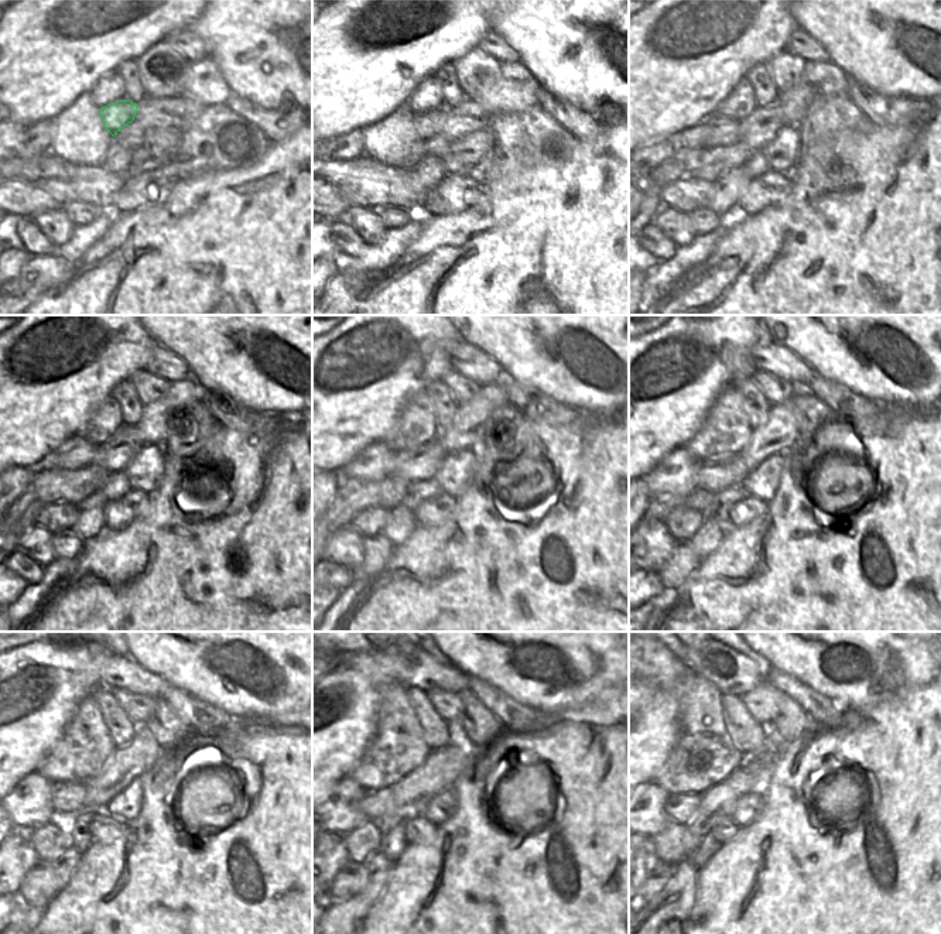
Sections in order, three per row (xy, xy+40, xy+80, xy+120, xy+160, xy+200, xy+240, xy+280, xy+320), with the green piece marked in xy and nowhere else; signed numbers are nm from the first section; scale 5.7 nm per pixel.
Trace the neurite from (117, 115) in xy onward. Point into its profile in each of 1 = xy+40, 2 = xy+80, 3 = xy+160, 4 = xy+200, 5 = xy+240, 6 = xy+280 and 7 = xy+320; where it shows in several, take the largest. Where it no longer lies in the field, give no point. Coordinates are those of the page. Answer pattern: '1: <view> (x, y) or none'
1: xy+40 (427, 125)
2: xy+80 (724, 132)
3: xy+160 (375, 462)
4: xy+200 (674, 475)
5: xy+240 (28, 806)
6: xy+280 (341, 813)
7: xy+320 (657, 820)

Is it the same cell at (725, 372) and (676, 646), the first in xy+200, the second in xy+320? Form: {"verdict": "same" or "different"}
{"verdict": "different"}

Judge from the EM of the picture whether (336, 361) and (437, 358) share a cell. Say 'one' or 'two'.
one

